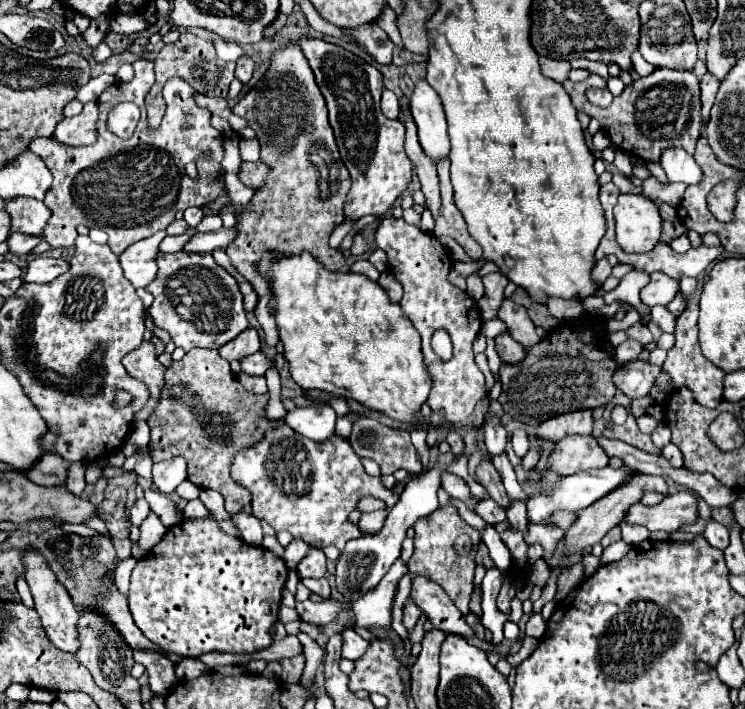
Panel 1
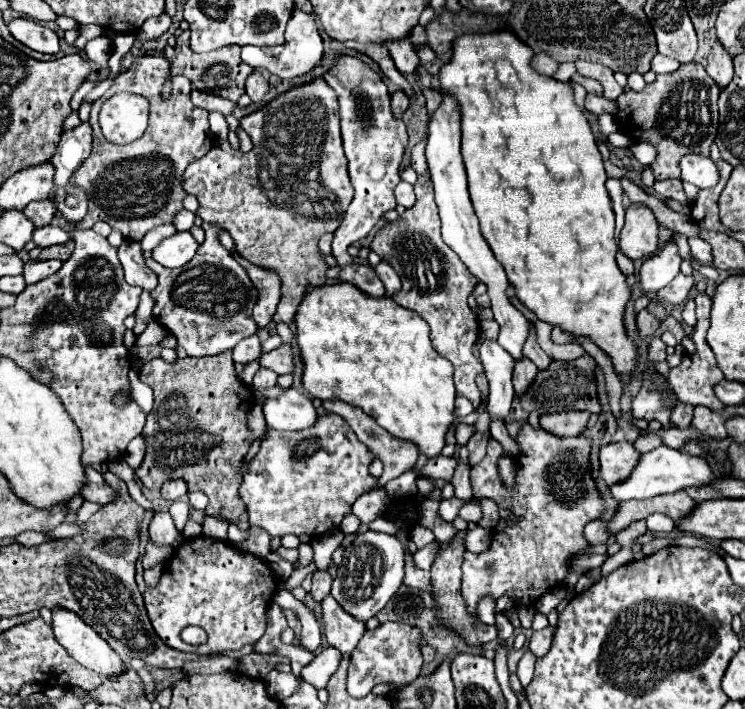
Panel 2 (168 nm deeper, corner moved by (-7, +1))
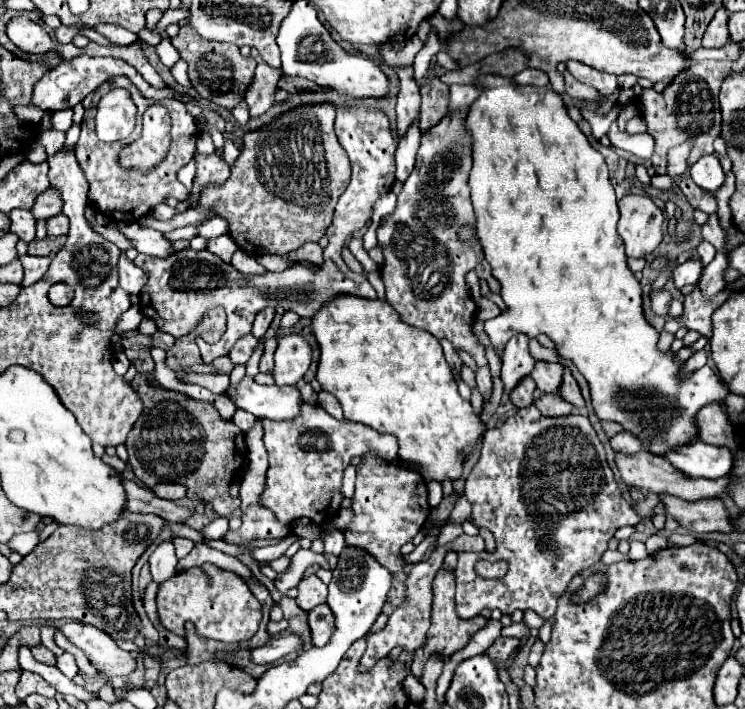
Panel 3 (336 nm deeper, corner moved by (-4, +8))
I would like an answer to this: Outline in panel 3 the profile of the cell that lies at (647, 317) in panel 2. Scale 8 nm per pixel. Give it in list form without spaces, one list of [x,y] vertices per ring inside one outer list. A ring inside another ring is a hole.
[[[660,289],[660,291],[652,291],[650,293],[650,301],[652,301],[652,311],[656,313],[656,315],[668,315],[668,305],[670,305],[670,301],[672,301],[672,297],[670,297],[670,293],[666,291],[666,289]]]

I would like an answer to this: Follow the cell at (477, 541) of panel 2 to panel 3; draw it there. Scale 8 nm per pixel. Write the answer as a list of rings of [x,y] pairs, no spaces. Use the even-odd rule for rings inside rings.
[[[462,533],[458,539],[452,541],[452,545],[444,545],[444,547],[438,547],[430,553],[428,559],[412,565],[410,569],[410,575],[408,575],[408,581],[406,581],[406,587],[408,587],[408,601],[398,607],[390,617],[388,617],[388,623],[382,631],[376,631],[376,633],[368,633],[364,639],[366,639],[366,653],[362,655],[360,663],[358,663],[358,673],[368,673],[380,659],[388,657],[388,653],[394,649],[394,647],[402,647],[406,653],[414,653],[418,647],[424,645],[424,639],[426,639],[426,631],[430,627],[430,603],[432,603],[432,579],[436,575],[436,571],[442,567],[442,561],[444,561],[444,555],[446,551],[482,551],[484,549],[484,539],[480,535],[466,535]]]

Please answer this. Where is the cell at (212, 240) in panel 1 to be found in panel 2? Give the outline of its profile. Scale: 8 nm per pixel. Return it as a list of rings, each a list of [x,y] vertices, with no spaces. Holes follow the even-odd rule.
[[[175,232],[173,236],[157,244],[151,256],[165,268],[179,268],[185,266],[195,256],[195,252],[197,252],[195,238],[189,232]]]

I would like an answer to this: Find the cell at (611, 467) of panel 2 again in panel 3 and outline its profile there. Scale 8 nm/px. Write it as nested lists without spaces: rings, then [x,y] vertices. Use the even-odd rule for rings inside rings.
[[[646,449],[638,451],[634,455],[626,455],[626,453],[616,451],[614,461],[616,461],[620,477],[626,485],[648,489],[652,493],[670,493],[680,499],[696,501],[696,499],[704,499],[704,497],[718,497],[720,493],[726,493],[726,487],[728,487],[728,477],[720,477],[716,481],[712,481],[712,479],[684,479],[684,475],[678,475],[678,471],[664,457],[654,455]]]

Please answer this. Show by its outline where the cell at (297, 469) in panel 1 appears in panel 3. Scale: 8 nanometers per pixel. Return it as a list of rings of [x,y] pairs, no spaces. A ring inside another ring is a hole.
[[[302,403],[302,413],[298,419],[292,419],[292,423],[264,421],[264,445],[268,451],[270,465],[266,471],[266,483],[260,495],[260,505],[270,509],[276,515],[278,523],[282,525],[292,525],[294,521],[302,517],[308,517],[316,525],[330,523],[344,499],[342,477],[352,457],[374,451],[386,461],[394,461],[398,458],[398,442],[392,435],[378,433],[368,425],[360,425],[352,421],[338,421],[332,415],[328,415],[320,405],[308,405],[308,403]]]

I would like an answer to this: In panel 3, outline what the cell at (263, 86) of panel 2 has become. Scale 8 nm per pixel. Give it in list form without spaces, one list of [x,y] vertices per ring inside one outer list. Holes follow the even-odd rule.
[[[260,63],[256,67],[254,77],[244,95],[244,99],[250,107],[250,115],[262,115],[274,103],[280,77],[282,77],[282,71],[270,67],[266,63]]]

